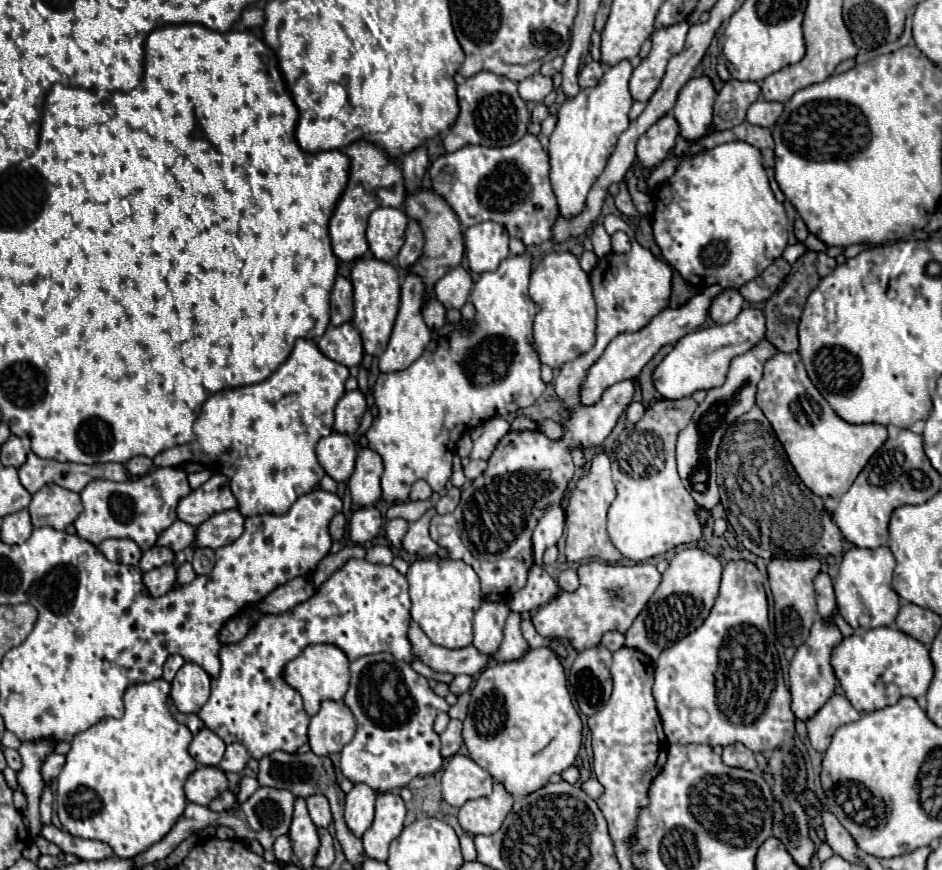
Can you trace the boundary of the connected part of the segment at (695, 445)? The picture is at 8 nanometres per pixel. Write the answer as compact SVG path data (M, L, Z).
M759 341L753 349L747 353L735 357L731 361L727 379L721 387L709 389L707 397L703 403L699 403L697 411L693 413L693 419L689 425L679 433L677 437L677 471L679 477L685 485L685 489L691 493L691 497L703 507L703 509L713 509L719 503L719 489L715 481L715 467L717 467L717 449L721 443L723 433L727 427L743 413L747 413L755 405L755 391L757 383L763 375L763 365L769 361L777 349L769 341Z

